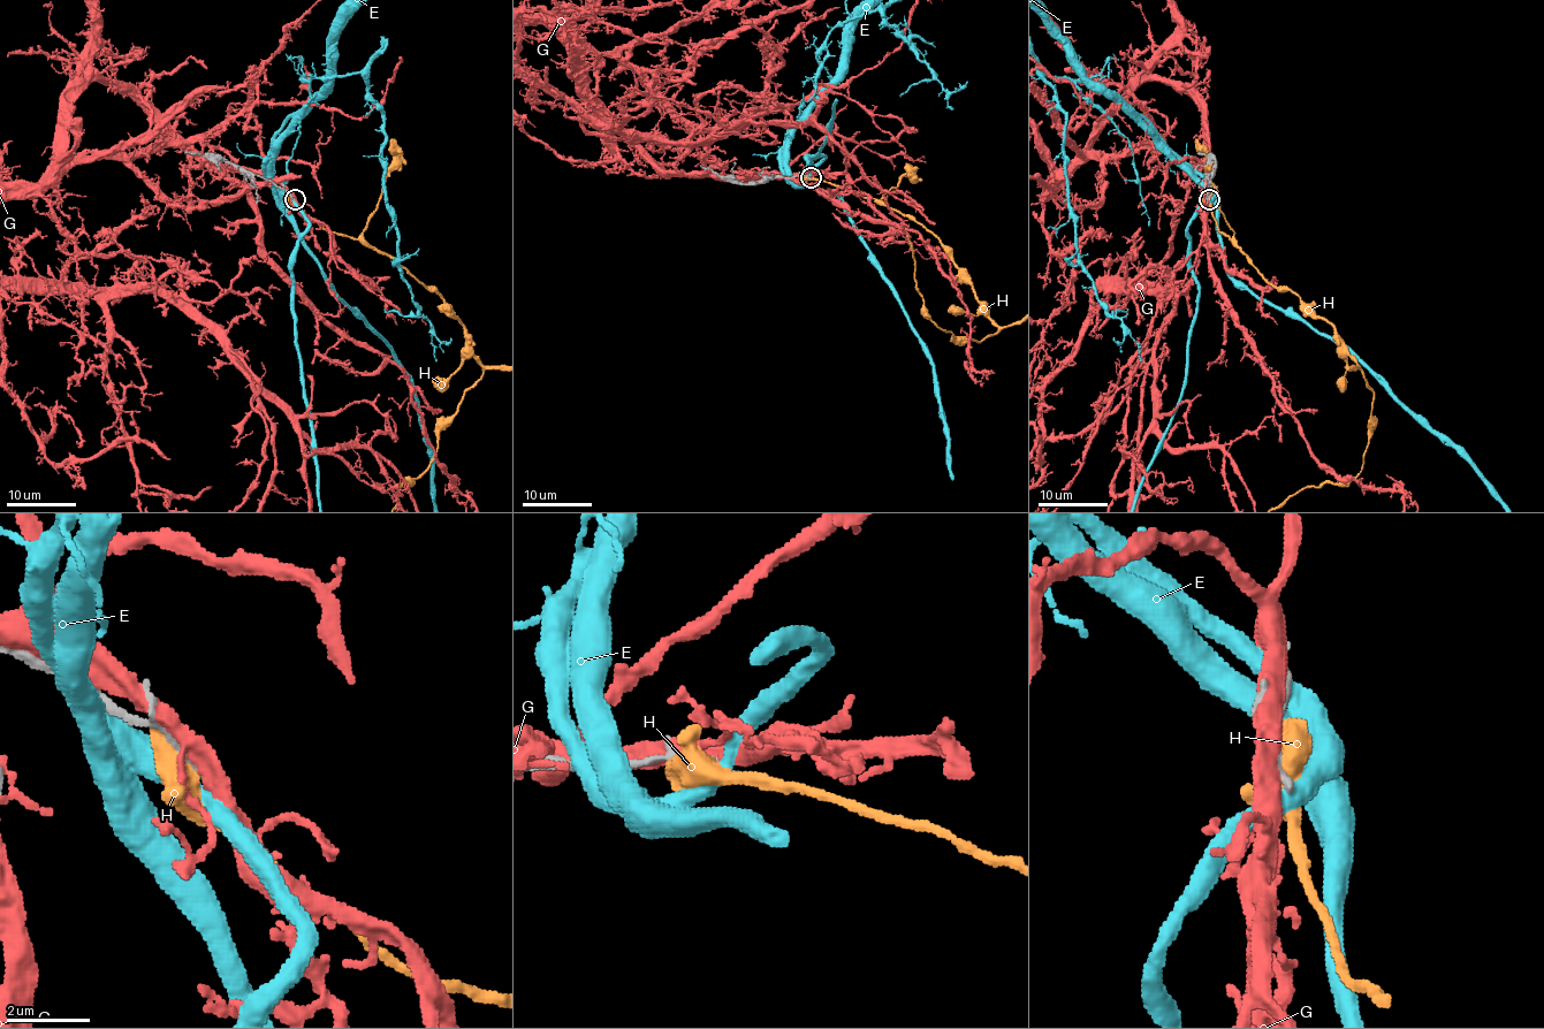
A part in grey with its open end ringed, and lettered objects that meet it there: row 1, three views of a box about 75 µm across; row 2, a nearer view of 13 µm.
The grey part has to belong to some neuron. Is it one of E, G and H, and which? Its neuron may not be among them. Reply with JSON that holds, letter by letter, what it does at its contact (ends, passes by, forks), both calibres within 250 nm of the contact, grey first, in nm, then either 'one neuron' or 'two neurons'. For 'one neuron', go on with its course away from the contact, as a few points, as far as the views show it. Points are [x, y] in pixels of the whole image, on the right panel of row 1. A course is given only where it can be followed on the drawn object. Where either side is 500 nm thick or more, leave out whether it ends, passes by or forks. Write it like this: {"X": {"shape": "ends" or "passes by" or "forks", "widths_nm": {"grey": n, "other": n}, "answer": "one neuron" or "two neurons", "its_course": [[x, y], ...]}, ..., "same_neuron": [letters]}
{"E": {"shape": "passes by", "widths_nm": {"grey": 190, "other": 400}, "answer": "two neurons"}, "G": {"shape": "forks", "widths_nm": {"grey": 150, "other": 380}, "answer": "two neurons"}, "H": {"widths_nm": {"grey": 140, "other": 900}, "answer": "two neurons"}, "same_neuron": []}

